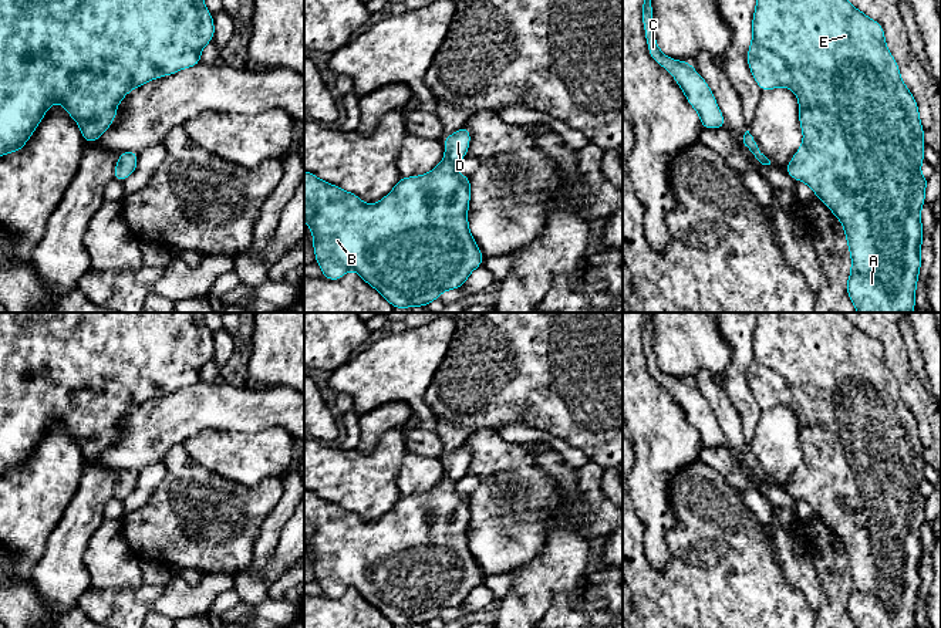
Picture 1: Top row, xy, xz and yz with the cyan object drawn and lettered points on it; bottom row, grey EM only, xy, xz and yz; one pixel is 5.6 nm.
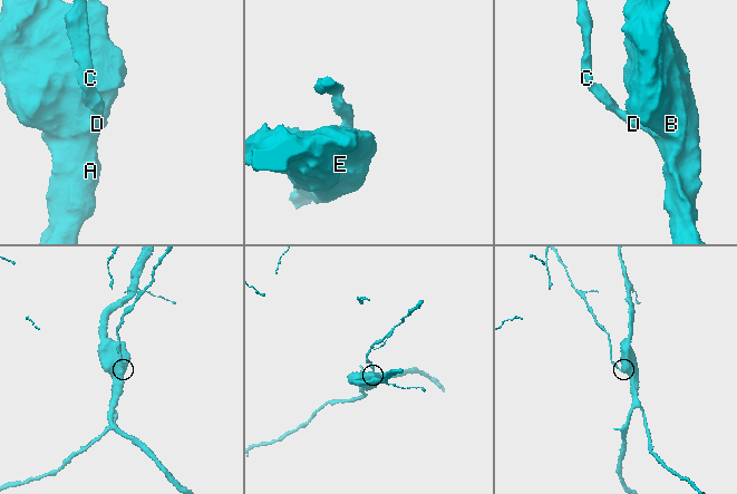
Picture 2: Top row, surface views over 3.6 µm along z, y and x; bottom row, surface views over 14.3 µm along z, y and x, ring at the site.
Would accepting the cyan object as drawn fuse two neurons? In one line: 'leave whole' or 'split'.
leave whole

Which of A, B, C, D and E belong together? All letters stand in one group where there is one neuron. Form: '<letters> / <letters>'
A B C D E

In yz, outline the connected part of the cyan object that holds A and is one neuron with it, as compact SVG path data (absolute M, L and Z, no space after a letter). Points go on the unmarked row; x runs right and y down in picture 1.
M756 313L756 327L752 337L752 361L748 367L748 385L762 409L786 405L797 415L799 442L803 449L803 460L785 486L785 490L795 499L809 503L814 513L841 540L851 574L851 587L846 601L846 611L850 614L856 628L914 628L915 607L921 587L920 570L924 557L921 526L925 521L924 509L930 499L925 497L920 489L921 482L925 479L925 460L924 448L920 440L918 422L911 409L901 399L897 379L886 362L883 344L851 324L844 313Z

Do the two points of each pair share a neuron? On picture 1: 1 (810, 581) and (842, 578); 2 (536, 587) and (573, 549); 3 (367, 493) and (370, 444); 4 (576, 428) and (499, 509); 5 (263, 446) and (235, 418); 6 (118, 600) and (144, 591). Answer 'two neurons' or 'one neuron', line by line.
1: two neurons
2: one neuron
3: two neurons
4: two neurons
5: two neurons
6: one neuron

